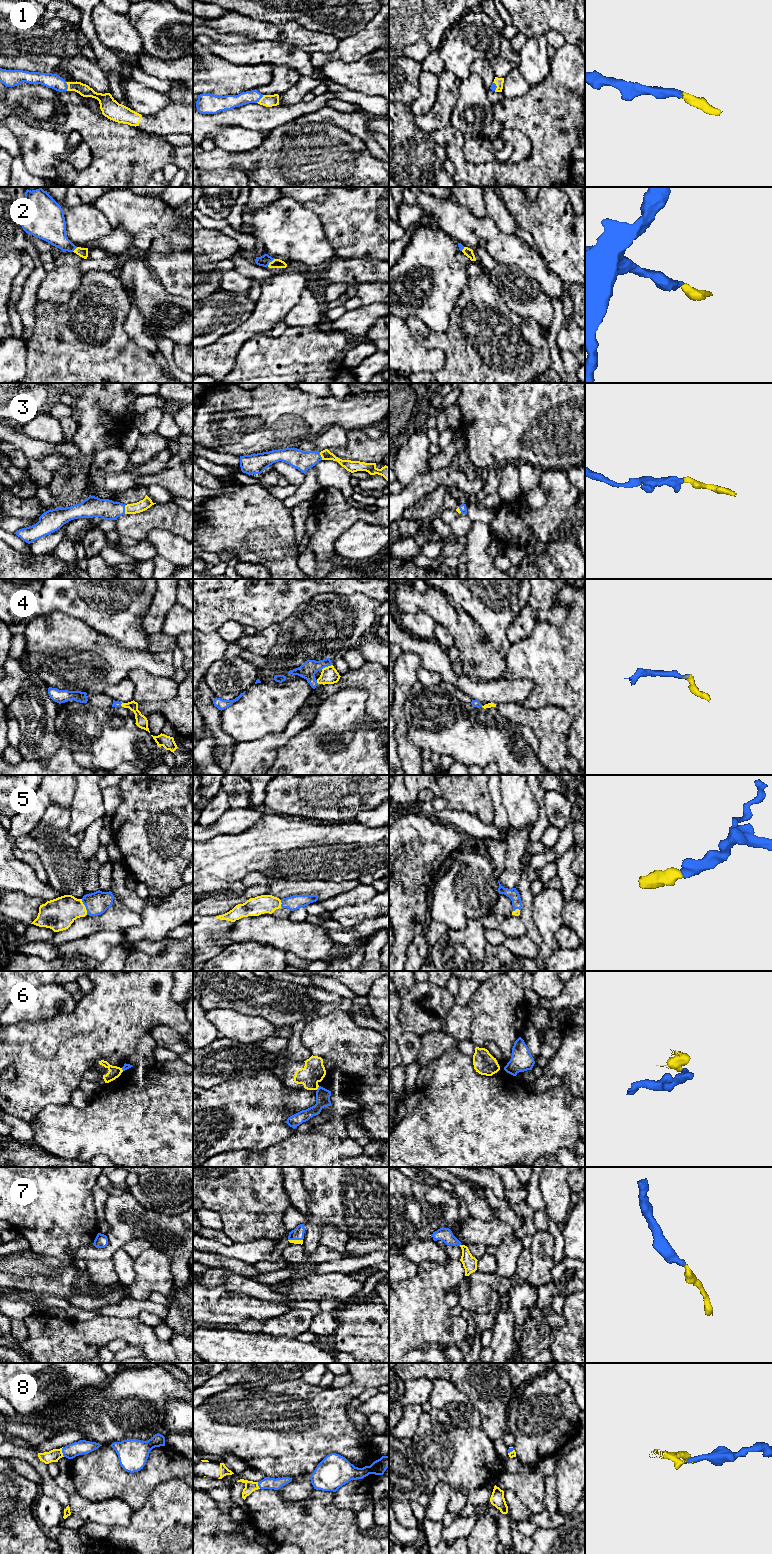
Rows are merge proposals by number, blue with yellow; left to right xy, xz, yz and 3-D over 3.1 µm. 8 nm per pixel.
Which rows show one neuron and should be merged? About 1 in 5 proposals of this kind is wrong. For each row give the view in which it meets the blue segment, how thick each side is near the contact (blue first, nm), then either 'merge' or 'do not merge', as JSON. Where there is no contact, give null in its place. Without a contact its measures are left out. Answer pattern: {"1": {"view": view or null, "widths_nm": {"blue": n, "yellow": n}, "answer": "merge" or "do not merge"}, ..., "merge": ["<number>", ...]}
{"1": {"view": "xy", "widths_nm": {"blue": 120, "yellow": 100}, "answer": "merge"}, "2": {"view": "xz", "widths_nm": {"blue": 90, "yellow": 80}, "answer": "merge"}, "3": {"view": "xy", "widths_nm": {"blue": 160, "yellow": 90}, "answer": "merge"}, "4": {"view": "xz", "widths_nm": {"blue": 130, "yellow": 140}, "answer": "merge"}, "5": {"view": "xy", "widths_nm": {"blue": 180, "yellow": 260}, "answer": "merge"}, "6": {"view": "xz", "widths_nm": {"blue": 110, "yellow": 180}, "answer": "do not merge"}, "7": {"view": "xz", "widths_nm": {"blue": 100, "yellow": 30}, "answer": "merge"}, "8": {"view": "xy", "widths_nm": {"blue": 120, "yellow": 100}, "answer": "merge"}, "merge": ["1", "2", "3", "4", "5", "7", "8"]}

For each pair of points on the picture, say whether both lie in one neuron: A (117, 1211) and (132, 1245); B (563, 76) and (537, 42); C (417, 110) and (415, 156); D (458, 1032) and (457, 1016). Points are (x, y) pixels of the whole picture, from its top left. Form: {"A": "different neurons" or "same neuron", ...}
{"A": "different neurons", "B": "different neurons", "C": "different neurons", "D": "same neuron"}

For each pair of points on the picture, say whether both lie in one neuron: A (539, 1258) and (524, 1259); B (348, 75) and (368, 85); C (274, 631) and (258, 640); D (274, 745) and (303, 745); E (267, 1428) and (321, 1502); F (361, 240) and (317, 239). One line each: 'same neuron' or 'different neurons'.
A: different neurons
B: same neuron
C: same neuron
D: different neurons
E: different neurons
F: different neurons

